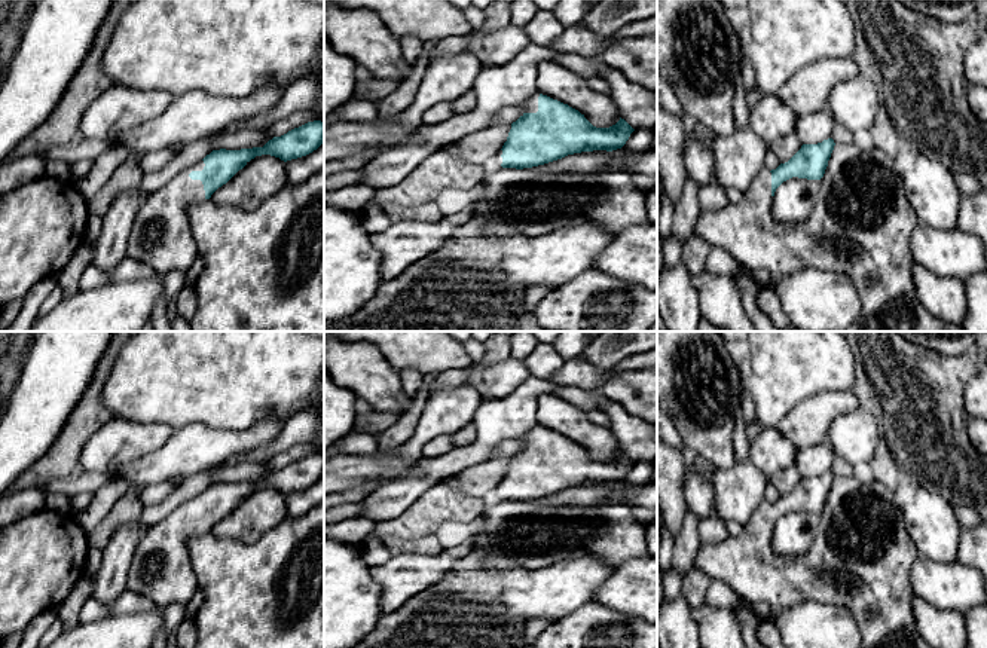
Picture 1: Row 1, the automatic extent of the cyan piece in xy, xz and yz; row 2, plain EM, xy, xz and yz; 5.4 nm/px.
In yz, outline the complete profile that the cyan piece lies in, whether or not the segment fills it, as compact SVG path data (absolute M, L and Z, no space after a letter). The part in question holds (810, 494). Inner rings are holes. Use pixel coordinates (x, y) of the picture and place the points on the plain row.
M832 471L801 482L776 502L761 501L737 537L722 542L702 542L694 566L711 580L719 580L749 602L766 602L774 611L813 600L844 606L861 630L859 648L932 648L920 636L913 612L911 569L919 553L910 538L902 508L881 483L862 485ZM786 513L819 513L818 537L798 559L777 554L773 529Z

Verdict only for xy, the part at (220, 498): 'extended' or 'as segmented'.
extended

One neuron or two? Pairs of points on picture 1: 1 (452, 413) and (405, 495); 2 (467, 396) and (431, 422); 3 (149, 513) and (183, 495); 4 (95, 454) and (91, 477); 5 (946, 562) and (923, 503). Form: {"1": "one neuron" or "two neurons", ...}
{"1": "two neurons", "2": "one neuron", "3": "one neuron", "4": "two neurons", "5": "one neuron"}

